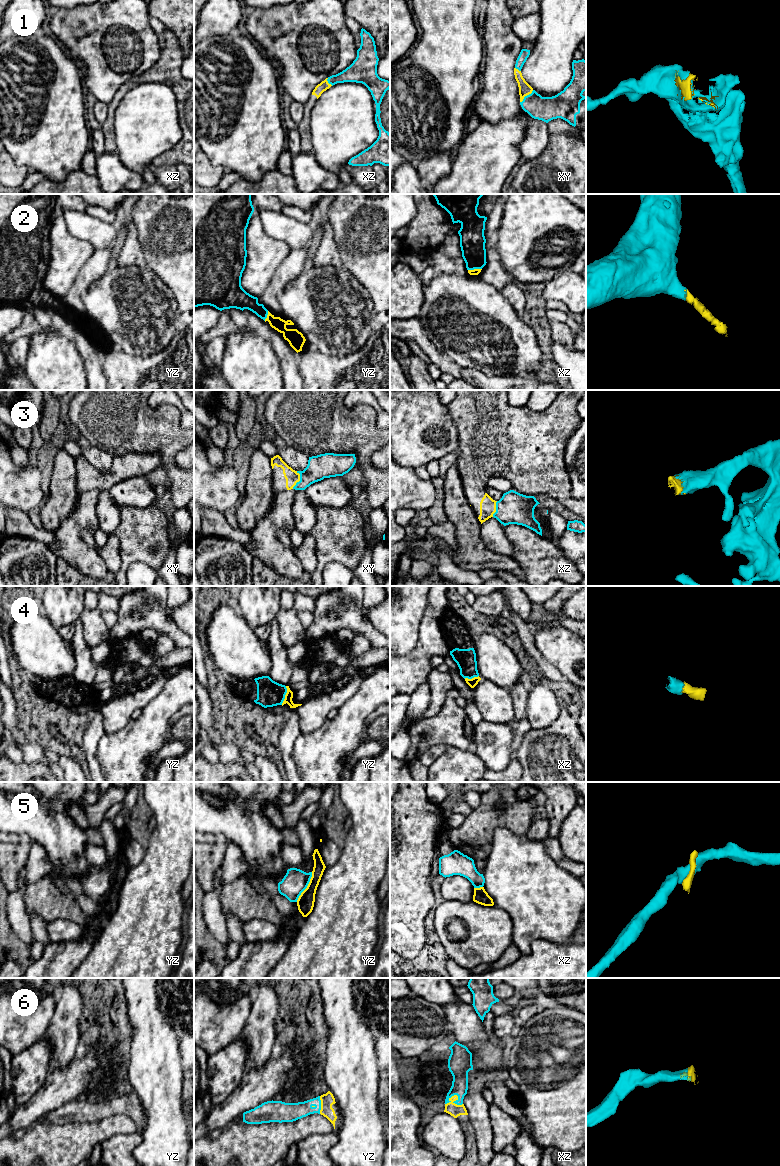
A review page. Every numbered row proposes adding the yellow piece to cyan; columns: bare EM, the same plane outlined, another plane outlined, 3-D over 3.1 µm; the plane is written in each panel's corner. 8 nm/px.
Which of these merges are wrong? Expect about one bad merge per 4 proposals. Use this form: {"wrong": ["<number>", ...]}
{"wrong": ["5"]}

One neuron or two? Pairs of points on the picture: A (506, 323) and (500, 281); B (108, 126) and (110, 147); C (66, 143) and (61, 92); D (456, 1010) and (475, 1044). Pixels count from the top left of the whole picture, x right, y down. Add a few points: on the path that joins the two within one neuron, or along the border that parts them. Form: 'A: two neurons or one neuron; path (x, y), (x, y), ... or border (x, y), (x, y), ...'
A: two neurons; border (479, 276), (499, 290)
B: one neuron; path (109, 131), (109, 142)
C: one neuron; path (61, 130), (61, 105)
D: one neuron; path (462, 1018), (468, 1030), (474, 1036)

